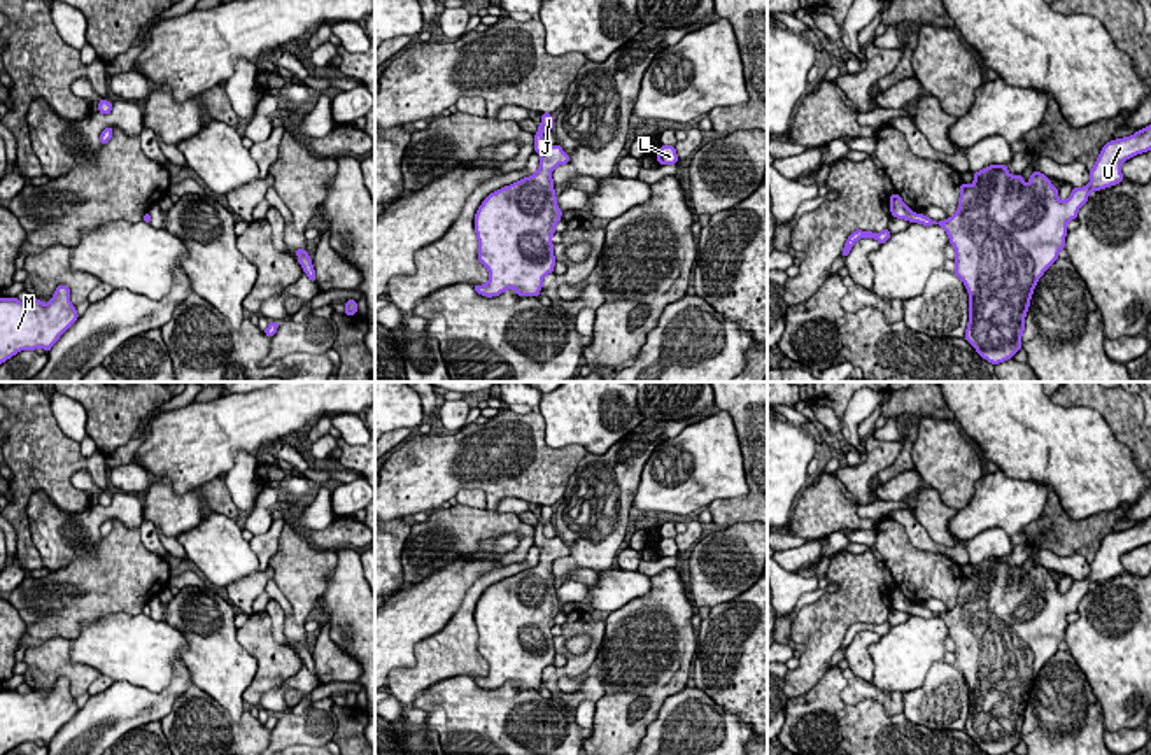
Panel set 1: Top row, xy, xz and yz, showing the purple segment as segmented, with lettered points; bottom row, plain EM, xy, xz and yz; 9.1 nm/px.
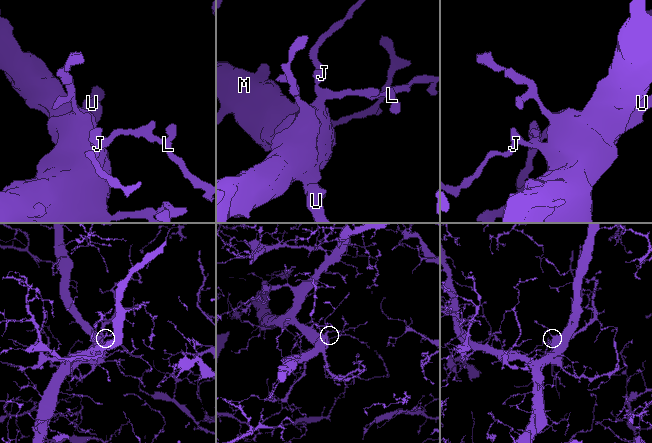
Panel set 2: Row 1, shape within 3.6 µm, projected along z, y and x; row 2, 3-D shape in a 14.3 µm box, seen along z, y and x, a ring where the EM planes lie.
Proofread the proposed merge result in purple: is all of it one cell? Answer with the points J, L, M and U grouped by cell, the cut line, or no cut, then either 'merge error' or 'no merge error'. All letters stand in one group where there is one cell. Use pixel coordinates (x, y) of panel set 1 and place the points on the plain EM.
J L M U | no cut | no merge error

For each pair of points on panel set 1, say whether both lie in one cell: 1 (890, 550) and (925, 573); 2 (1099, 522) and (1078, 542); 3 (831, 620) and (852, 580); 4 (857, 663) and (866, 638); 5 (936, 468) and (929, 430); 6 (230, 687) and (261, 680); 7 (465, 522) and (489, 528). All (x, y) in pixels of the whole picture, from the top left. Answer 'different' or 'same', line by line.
1: same
2: same
3: same
4: same
5: same
6: different
7: same

